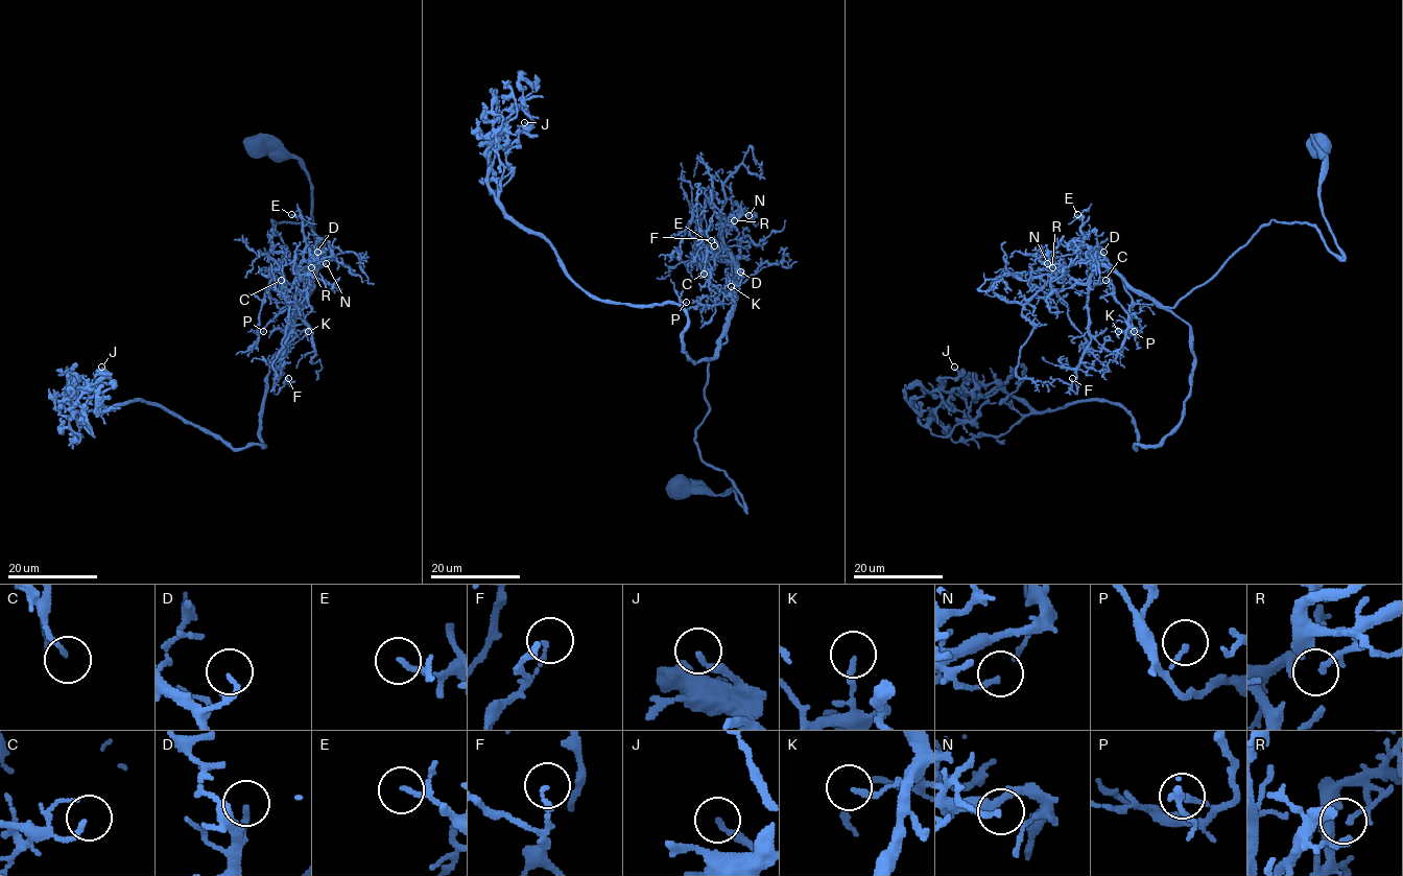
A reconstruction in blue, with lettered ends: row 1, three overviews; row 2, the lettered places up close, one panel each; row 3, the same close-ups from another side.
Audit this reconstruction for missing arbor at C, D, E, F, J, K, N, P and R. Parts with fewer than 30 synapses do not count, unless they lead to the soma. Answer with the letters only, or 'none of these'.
none of these

